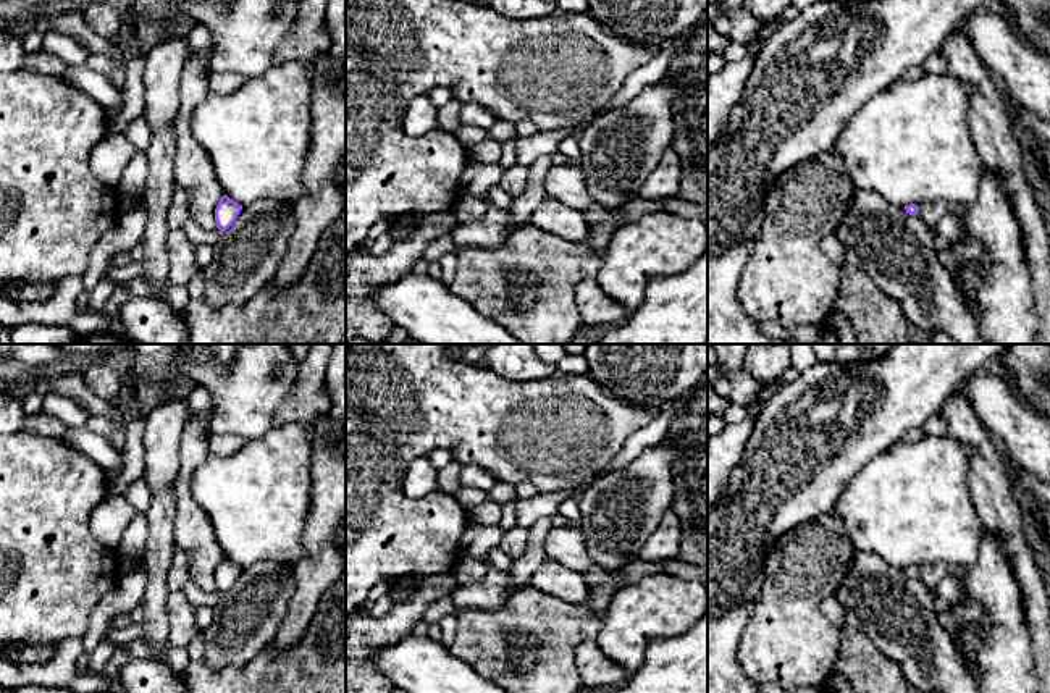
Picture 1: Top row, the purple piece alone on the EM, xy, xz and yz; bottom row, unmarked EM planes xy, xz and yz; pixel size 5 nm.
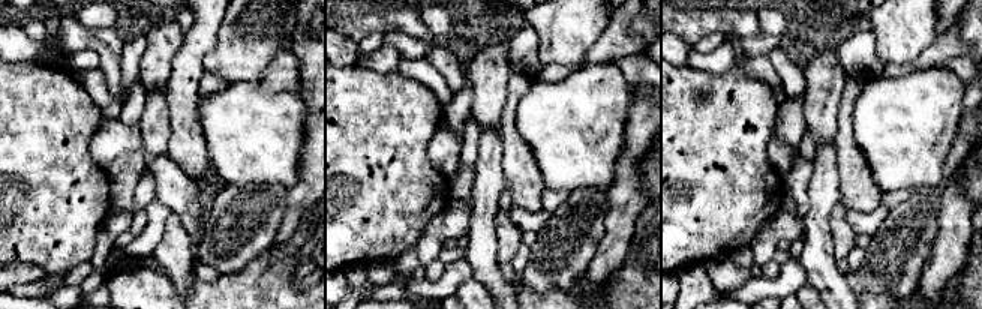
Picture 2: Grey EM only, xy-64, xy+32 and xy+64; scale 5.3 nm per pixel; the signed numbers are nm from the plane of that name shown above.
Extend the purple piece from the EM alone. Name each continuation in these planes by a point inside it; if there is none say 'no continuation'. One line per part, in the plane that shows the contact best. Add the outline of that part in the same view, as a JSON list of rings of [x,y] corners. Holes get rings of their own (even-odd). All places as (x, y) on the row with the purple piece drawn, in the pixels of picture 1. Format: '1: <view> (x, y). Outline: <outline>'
1: xy (247, 256). Outline: [[[265,199],[244,205],[236,221],[213,246],[212,262],[200,270],[205,302],[213,309],[247,304],[276,276],[294,228],[292,204]]]

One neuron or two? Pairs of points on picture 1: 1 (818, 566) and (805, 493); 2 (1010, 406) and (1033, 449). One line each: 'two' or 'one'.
1: two
2: one

